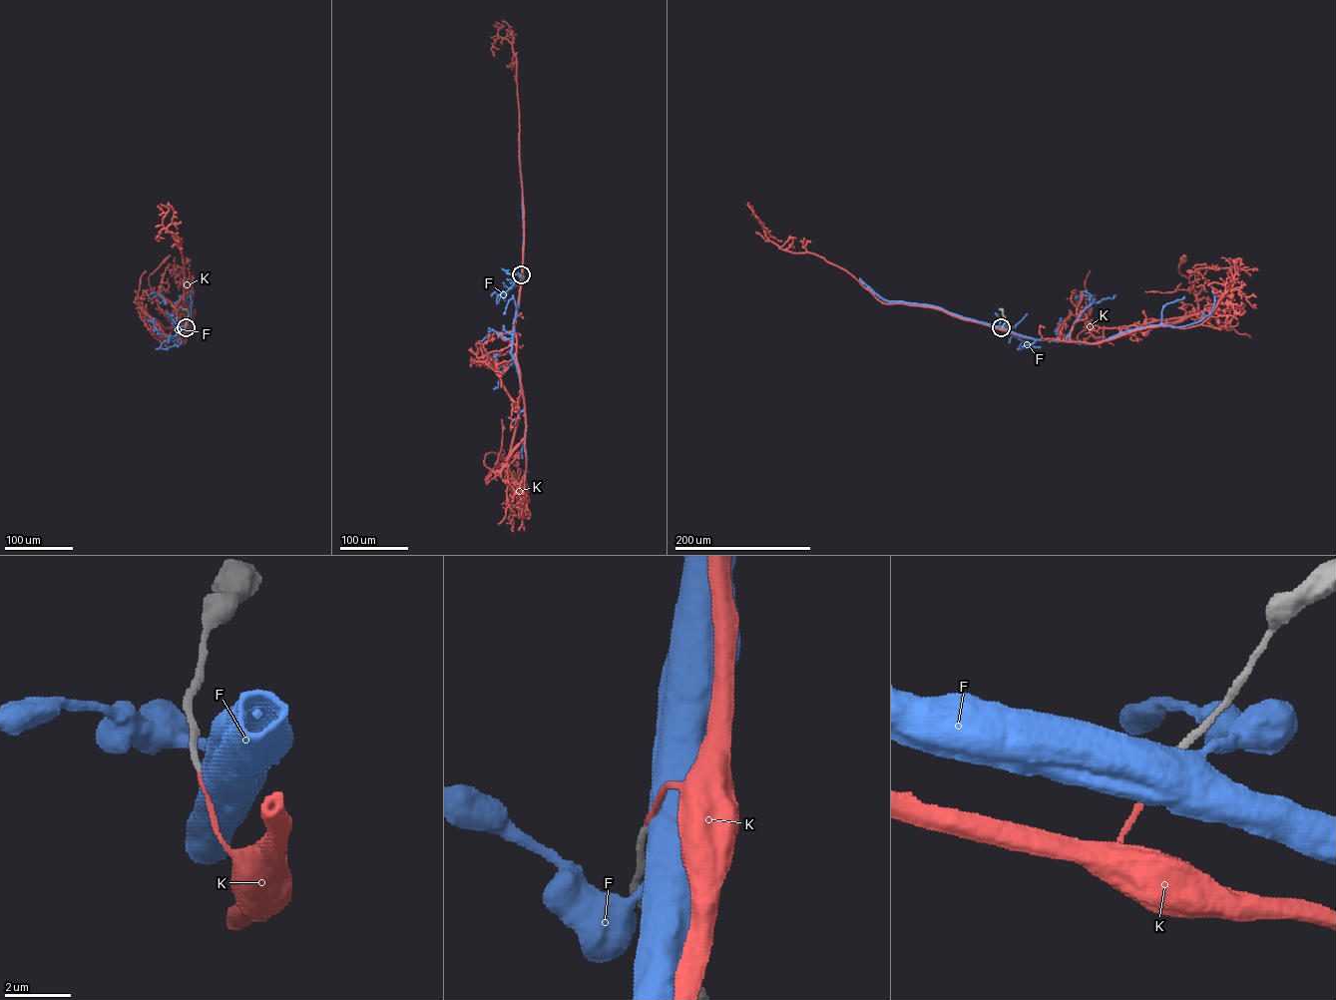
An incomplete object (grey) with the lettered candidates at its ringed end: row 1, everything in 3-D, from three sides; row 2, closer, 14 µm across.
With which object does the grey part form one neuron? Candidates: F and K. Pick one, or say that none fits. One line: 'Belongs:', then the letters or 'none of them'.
Belongs: K

